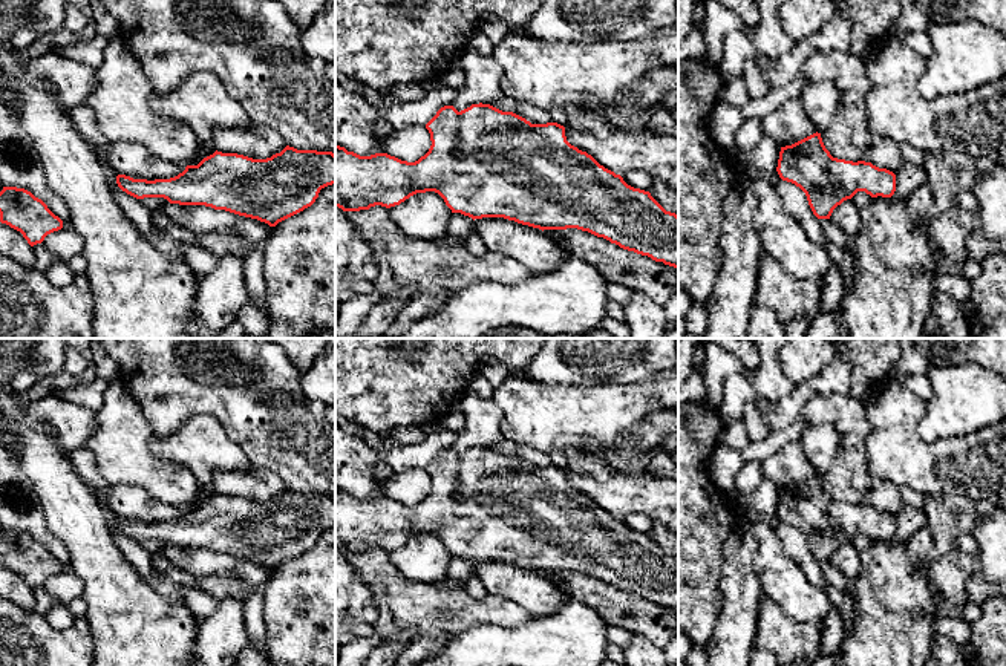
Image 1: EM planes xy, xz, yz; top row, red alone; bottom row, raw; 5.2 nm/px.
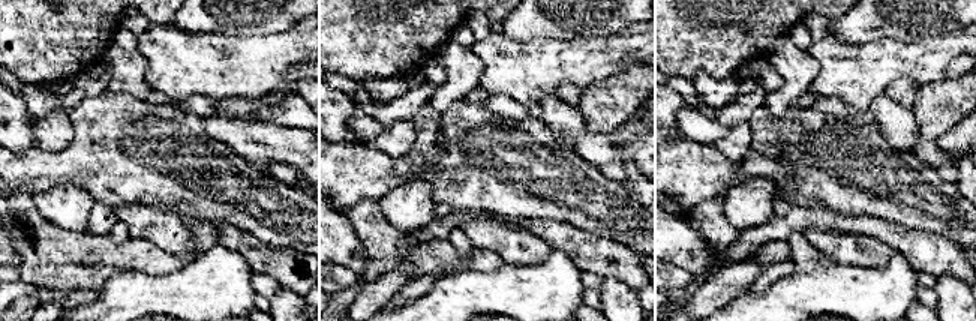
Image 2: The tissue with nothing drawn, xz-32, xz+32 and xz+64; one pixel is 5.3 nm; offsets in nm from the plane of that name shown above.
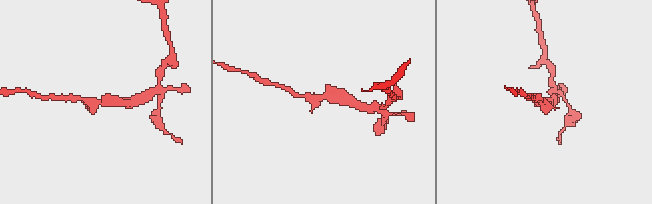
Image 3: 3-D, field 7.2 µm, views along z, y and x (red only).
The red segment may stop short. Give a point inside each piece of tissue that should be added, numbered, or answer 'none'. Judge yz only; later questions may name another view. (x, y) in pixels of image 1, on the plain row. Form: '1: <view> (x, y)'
none

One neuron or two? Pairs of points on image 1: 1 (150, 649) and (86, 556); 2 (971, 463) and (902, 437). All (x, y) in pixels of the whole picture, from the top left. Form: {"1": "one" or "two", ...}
{"1": "one", "2": "one"}

